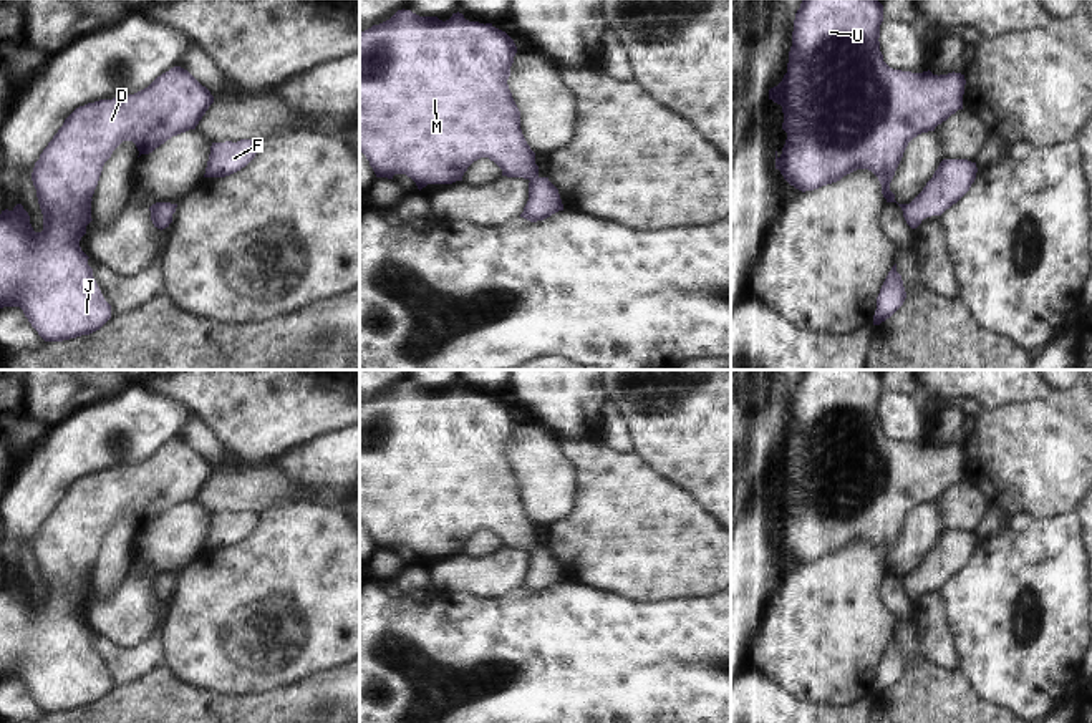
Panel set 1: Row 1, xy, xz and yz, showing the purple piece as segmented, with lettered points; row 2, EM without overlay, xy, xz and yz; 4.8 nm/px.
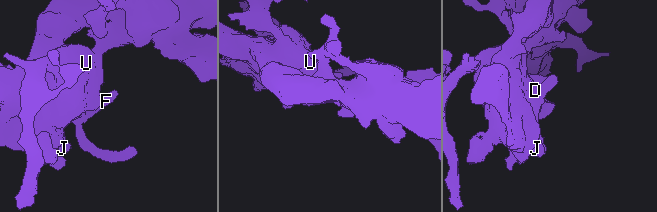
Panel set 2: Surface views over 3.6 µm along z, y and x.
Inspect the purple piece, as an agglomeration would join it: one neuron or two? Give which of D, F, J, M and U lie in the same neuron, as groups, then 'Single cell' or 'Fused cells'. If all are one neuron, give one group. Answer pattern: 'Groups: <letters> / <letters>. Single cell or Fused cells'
Groups: D F J M U. Single cell.

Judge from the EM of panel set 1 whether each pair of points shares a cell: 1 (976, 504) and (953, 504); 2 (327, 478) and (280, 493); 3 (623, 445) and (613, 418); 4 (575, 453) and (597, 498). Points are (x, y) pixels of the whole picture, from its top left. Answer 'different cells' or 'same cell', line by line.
1: same cell
2: different cells
3: same cell
4: same cell

